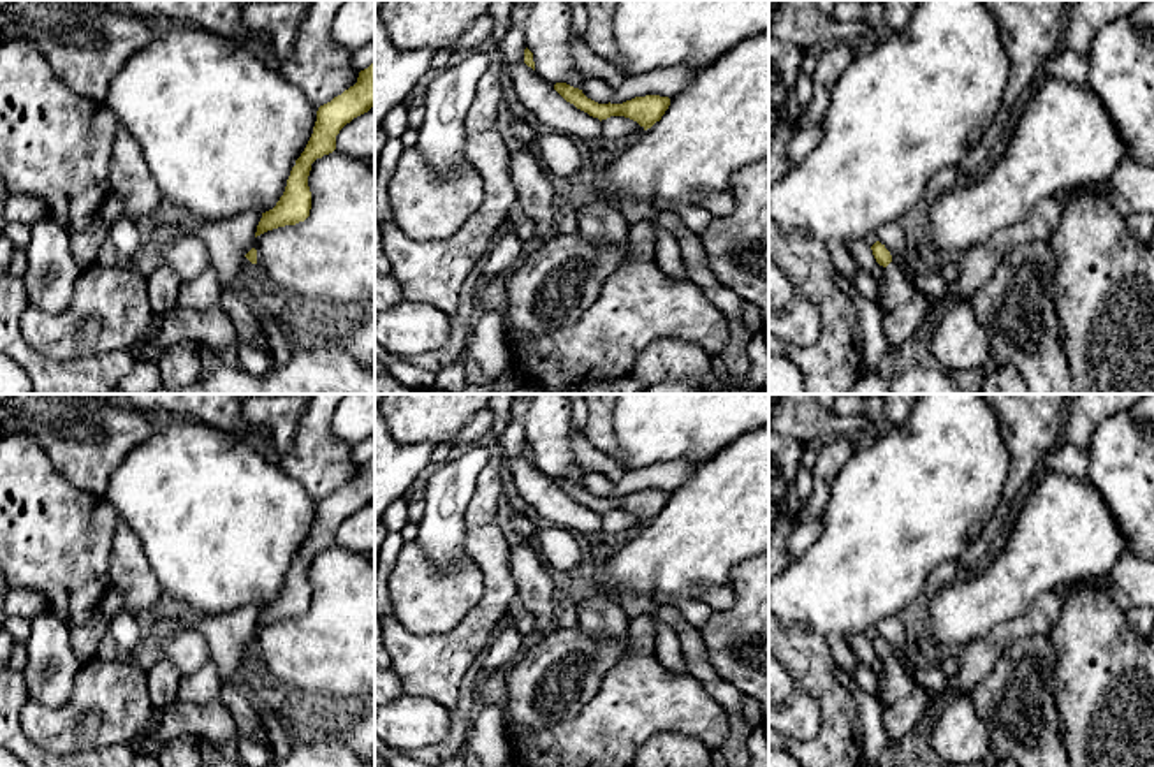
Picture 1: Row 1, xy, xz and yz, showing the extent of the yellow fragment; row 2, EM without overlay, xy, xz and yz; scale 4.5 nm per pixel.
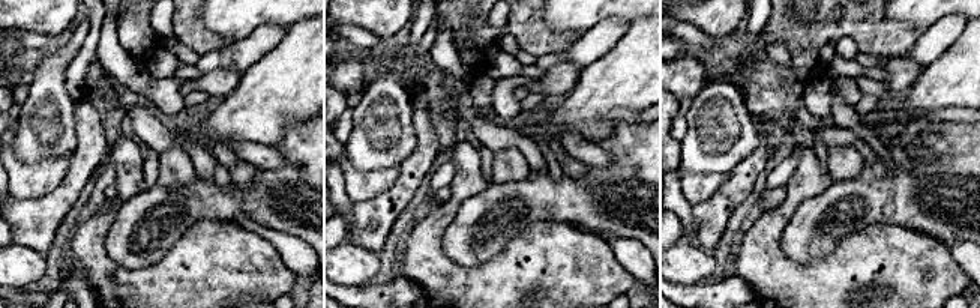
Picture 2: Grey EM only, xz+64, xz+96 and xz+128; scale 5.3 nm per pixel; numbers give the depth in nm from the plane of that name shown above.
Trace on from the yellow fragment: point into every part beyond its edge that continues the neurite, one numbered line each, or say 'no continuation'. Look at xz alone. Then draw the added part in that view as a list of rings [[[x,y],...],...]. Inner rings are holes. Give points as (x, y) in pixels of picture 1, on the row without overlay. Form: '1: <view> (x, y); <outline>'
no continuation

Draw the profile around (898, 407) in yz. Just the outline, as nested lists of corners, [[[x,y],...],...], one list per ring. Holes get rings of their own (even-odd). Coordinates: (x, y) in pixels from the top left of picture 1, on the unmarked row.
[[[880,394],[887,424],[904,424],[911,415],[917,396],[918,394]]]

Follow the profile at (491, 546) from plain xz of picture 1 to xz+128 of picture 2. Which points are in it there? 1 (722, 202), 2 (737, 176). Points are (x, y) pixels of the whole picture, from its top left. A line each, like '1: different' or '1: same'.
1: same
2: same

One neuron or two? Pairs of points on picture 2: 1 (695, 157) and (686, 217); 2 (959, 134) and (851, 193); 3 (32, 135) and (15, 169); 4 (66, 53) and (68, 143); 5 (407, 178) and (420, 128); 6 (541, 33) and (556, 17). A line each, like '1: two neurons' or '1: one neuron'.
1: two neurons
2: one neuron
3: two neurons
4: one neuron
5: one neuron
6: two neurons

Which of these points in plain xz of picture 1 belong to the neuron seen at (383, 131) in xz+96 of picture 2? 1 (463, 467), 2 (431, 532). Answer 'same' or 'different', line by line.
1: same
2: same

